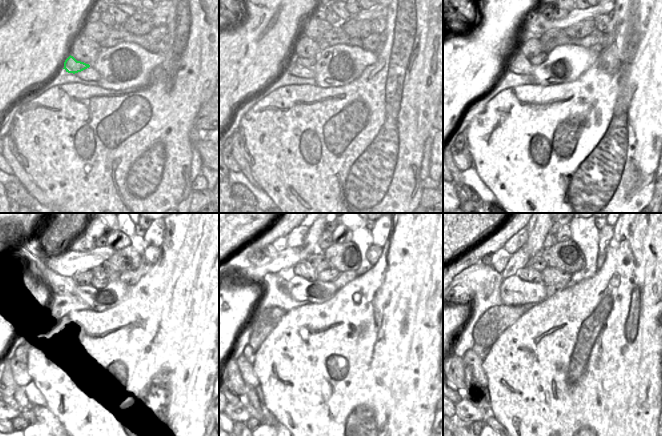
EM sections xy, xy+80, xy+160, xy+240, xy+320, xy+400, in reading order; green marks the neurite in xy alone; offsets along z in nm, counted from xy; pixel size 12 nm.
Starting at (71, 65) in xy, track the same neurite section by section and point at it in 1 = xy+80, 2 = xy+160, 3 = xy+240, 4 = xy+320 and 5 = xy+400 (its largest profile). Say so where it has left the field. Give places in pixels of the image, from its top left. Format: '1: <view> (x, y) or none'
1: xy+80 (305, 62)
2: xy+160 (540, 58)
3: xy+240 (97, 282)
4: xy+320 (330, 274)
5: xy+400 (550, 276)

